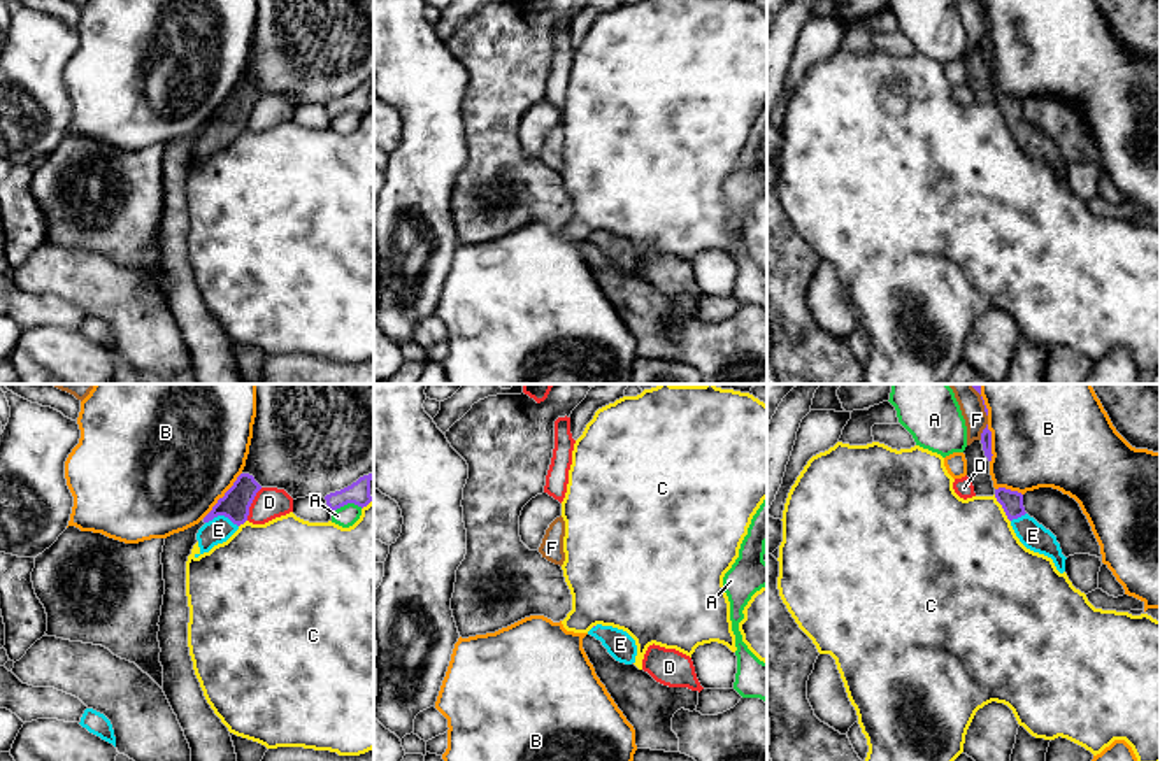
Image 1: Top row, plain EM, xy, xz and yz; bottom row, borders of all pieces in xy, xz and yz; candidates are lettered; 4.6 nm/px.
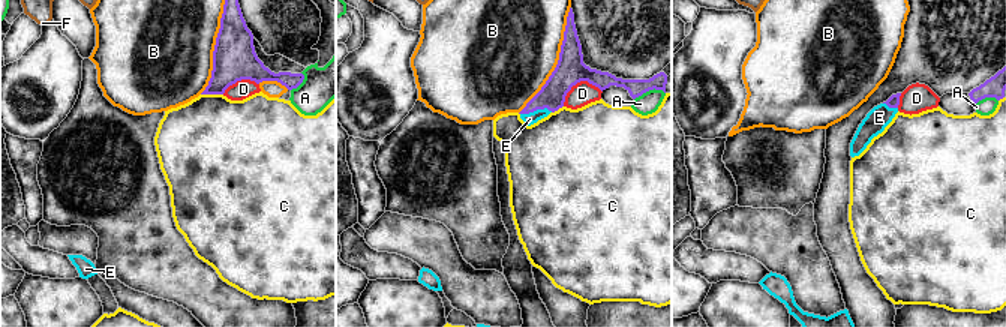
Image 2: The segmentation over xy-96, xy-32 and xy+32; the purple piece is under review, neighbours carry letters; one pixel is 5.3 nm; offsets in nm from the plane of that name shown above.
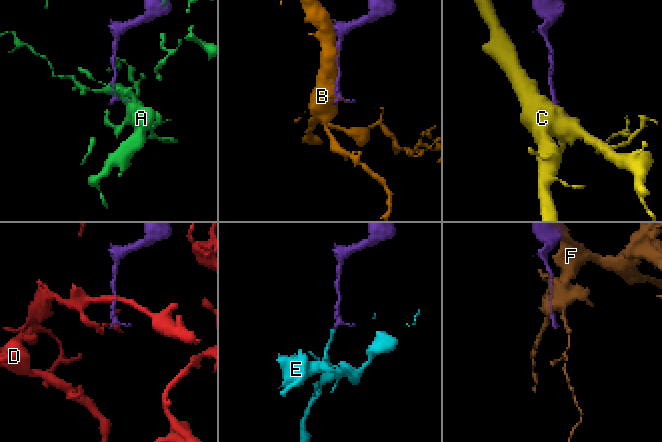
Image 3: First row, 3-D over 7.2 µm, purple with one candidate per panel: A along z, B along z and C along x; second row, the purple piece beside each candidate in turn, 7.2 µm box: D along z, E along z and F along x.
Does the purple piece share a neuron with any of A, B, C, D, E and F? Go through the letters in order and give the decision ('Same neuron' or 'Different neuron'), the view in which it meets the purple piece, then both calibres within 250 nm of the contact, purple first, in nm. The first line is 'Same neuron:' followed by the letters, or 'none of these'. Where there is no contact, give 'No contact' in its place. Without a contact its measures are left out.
Same neuron: E
A: Different neuron. Touches purple in xy. Thickness 110 nm (purple) against 100 nm
B: Different neuron. Touches purple in xy. Thickness 130 nm (purple) against 480 nm
C: Different neuron. Touches purple in yz. Thickness 100 nm (purple) against 460 nm
D: Different neuron. Touches purple in xy. Thickness 130 nm (purple) against 140 nm
E: Same neuron. Touches purple in xy. Thickness 130 nm (purple) against 120 nm
F: Different neuron. Touches purple in yz. Thickness 50 nm (purple) against 110 nm

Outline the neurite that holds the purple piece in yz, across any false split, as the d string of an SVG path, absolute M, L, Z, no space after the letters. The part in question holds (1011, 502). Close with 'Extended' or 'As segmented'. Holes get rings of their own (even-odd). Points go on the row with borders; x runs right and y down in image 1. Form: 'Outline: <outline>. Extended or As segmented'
Outline: M1006 487L995 489L995 498L1002 505L1020 542L1039 554L1053 559L1060 573L1065 572L1065 556L1056 537L1025 512L1023 494Z. Extended

